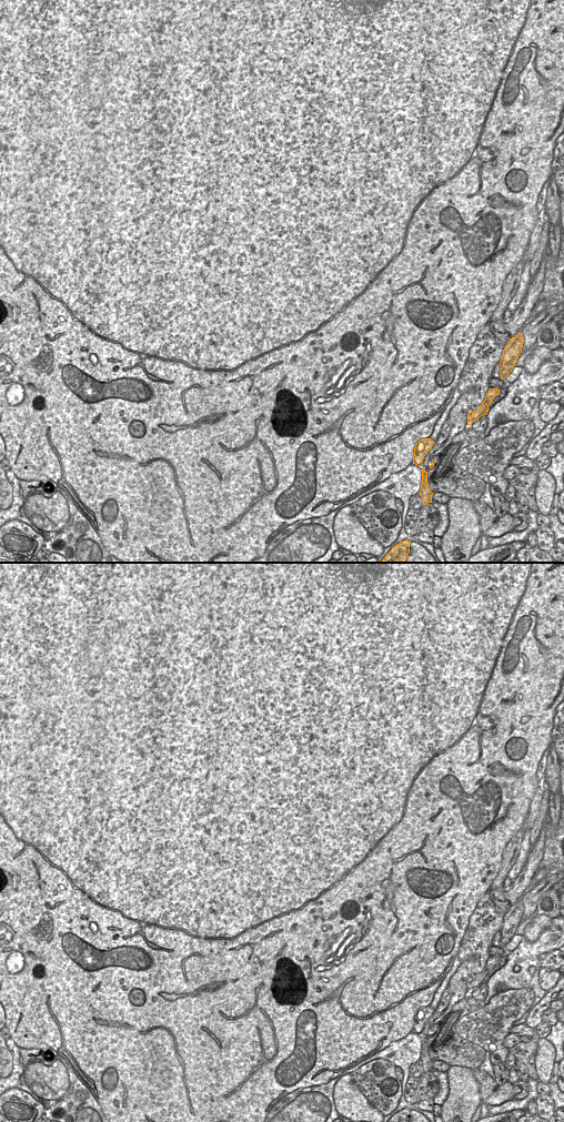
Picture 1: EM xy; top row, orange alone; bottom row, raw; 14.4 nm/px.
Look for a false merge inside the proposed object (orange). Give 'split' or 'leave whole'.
split

